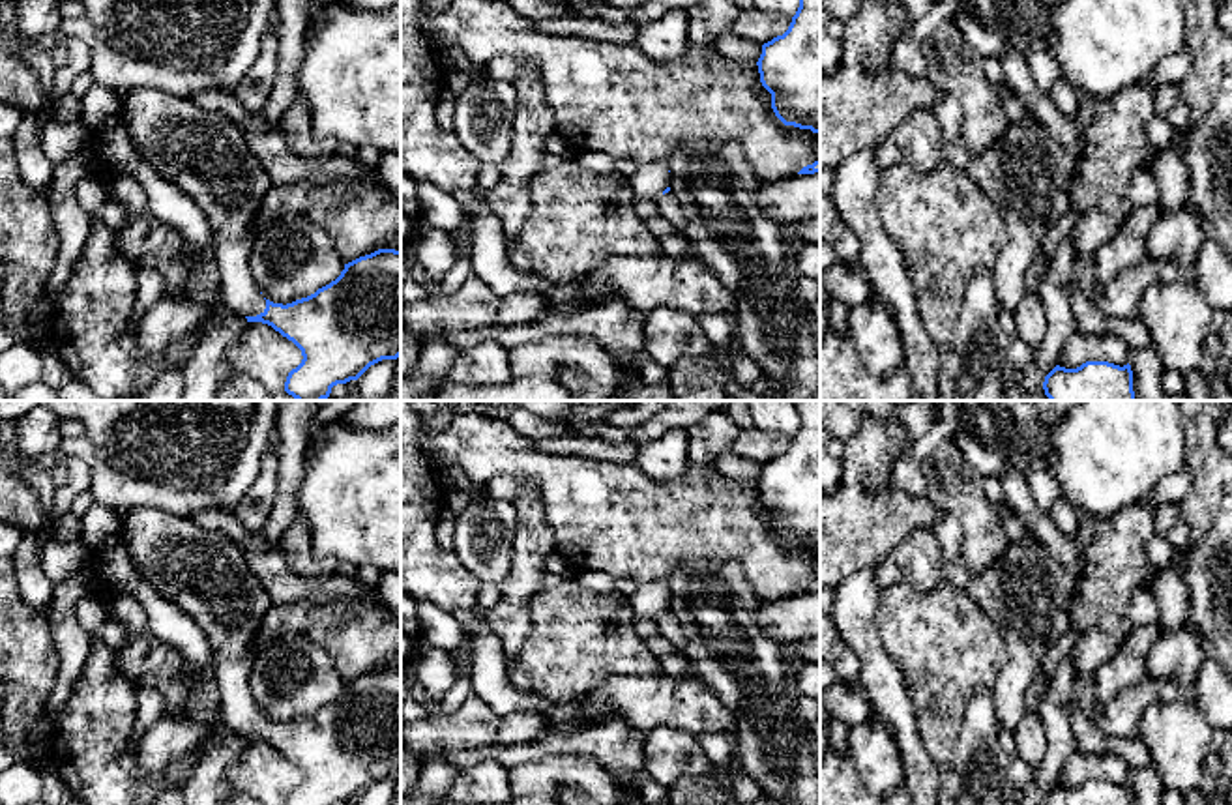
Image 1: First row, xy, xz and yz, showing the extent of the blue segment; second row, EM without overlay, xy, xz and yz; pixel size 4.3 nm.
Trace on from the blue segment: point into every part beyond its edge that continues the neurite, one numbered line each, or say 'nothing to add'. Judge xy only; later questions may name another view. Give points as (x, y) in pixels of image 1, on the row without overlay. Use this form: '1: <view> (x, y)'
1: xy (205, 571)

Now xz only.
1: xz (648, 600)

